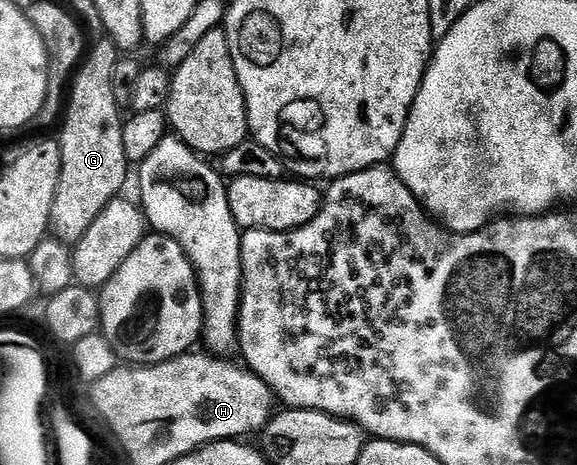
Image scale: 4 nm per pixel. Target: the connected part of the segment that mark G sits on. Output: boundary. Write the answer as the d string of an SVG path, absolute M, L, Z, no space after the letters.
M103 37L92 51L90 48L86 52L69 87L69 98L61 119L63 132L57 135L61 149L61 177L53 197L49 228L50 234L66 245L79 243L81 237L85 237L85 229L97 221L101 209L124 194L129 168L122 141L125 119L123 115L119 116L121 105L113 93L113 69L120 58L119 48L110 38Z

